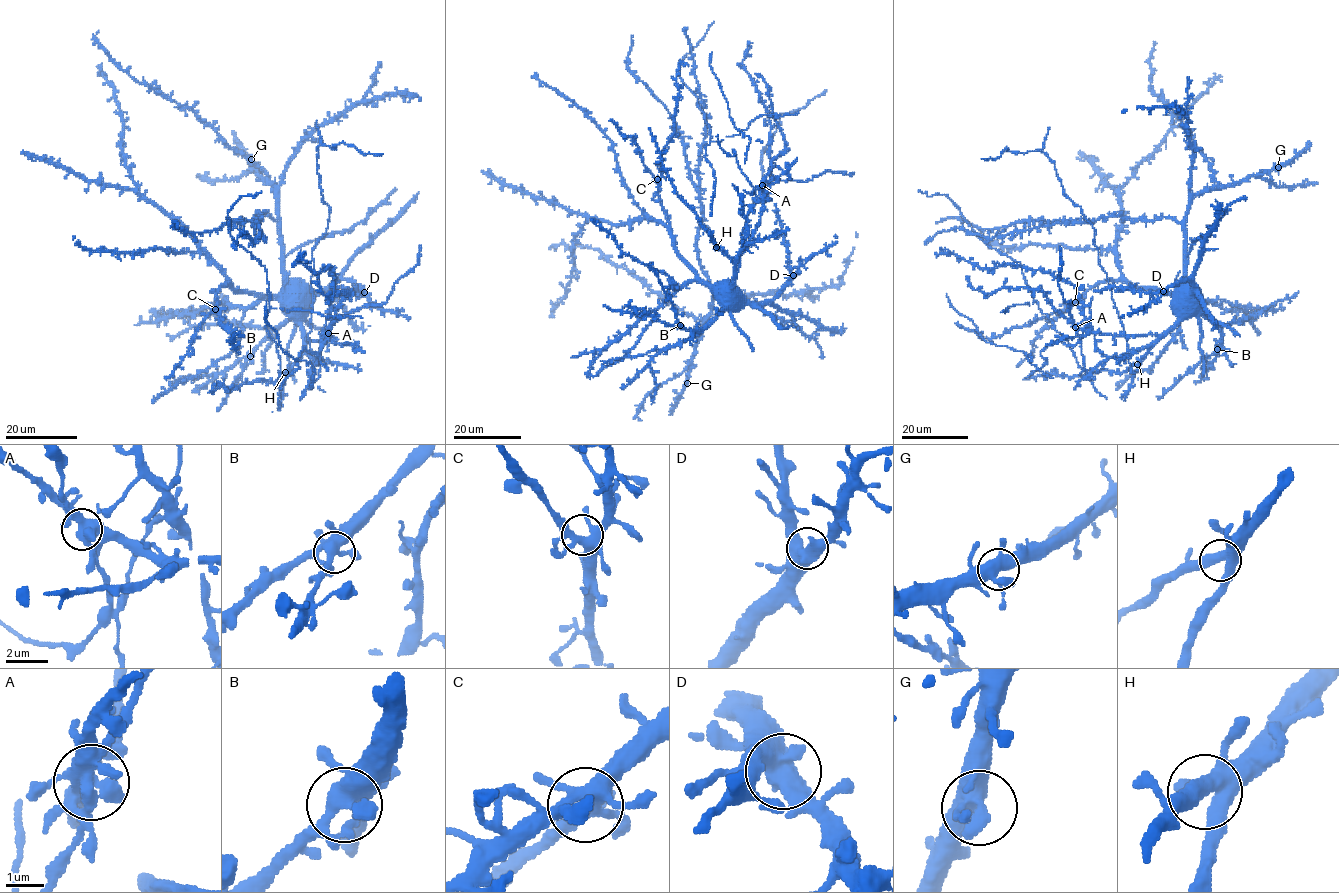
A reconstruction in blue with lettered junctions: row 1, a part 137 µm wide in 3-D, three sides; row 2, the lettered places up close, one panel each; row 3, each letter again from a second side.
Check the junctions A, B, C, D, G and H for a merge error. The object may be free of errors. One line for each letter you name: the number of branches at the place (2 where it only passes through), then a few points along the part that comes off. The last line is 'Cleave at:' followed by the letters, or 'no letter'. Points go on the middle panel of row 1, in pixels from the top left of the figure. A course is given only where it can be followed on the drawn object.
A: 6 branches meet; foreign part runs (762, 184), (773, 177), (807, 181), (826, 170), (846, 174), (853, 172)
Cleave at: A

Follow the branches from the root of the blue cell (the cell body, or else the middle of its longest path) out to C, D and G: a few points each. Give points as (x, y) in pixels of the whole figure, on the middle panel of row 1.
C: (724, 285), (707, 285), (679, 254), (659, 195), (657, 179)
D: (724, 285), (730, 284), (751, 302), (764, 303), (773, 299), (793, 275)
G: (724, 285), (715, 292), (692, 358), (687, 383)

